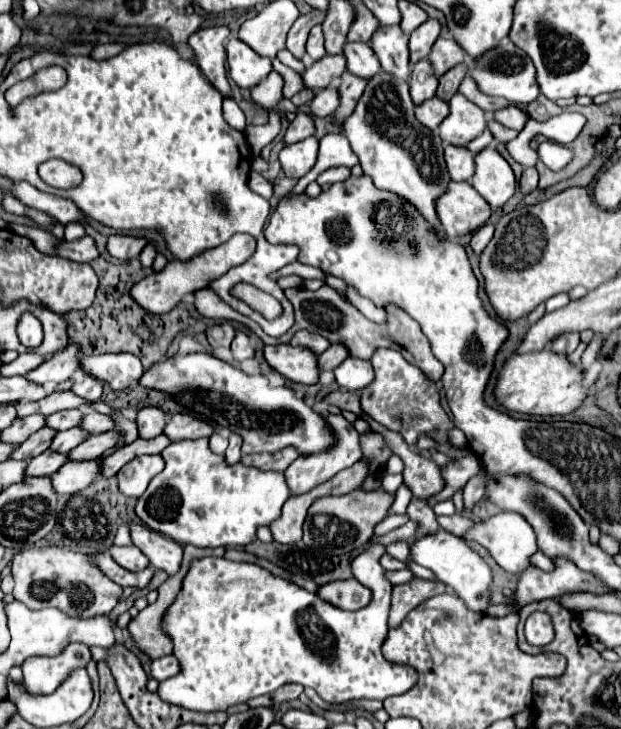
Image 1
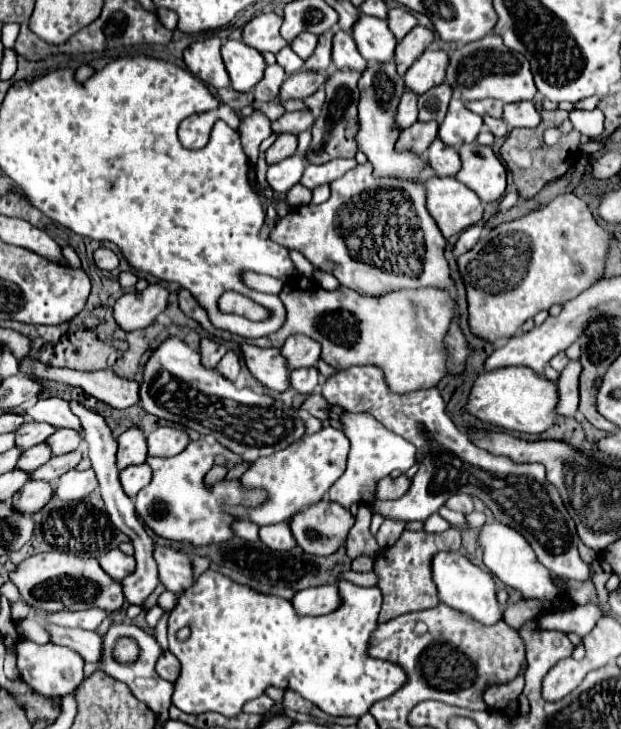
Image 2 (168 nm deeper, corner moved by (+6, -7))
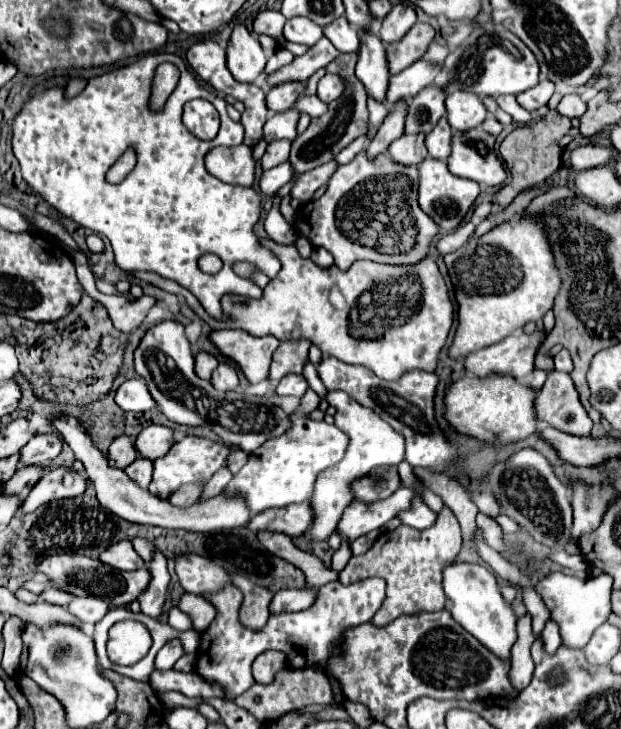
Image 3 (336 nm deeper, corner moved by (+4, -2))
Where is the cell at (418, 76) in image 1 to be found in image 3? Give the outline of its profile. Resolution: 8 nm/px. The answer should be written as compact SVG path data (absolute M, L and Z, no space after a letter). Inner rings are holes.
M407 100L405 102L395 102L391 104L391 112L385 118L385 122L381 124L377 136L371 140L371 144L367 146L367 156L373 158L381 152L385 152L389 148L389 144L393 140L397 140L399 136L403 136L403 120L407 118Z

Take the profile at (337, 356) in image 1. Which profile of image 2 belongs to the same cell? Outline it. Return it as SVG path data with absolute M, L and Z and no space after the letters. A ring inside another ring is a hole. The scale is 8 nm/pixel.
M311 367L311 369L295 369L295 371L289 373L289 383L297 393L309 395L317 387L317 377L319 377L319 371L315 367Z

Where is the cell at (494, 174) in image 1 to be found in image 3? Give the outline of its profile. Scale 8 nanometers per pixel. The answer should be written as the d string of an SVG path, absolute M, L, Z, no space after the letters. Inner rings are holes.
M473 128L463 134L455 132L451 140L453 150L447 158L449 172L459 178L475 180L485 188L501 186L507 174L493 146L495 138L483 128Z

